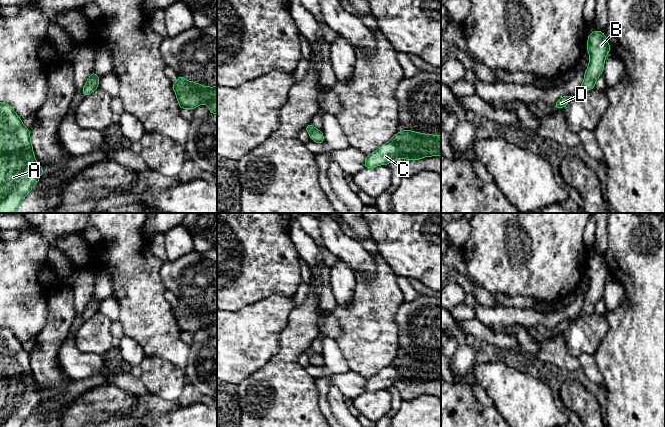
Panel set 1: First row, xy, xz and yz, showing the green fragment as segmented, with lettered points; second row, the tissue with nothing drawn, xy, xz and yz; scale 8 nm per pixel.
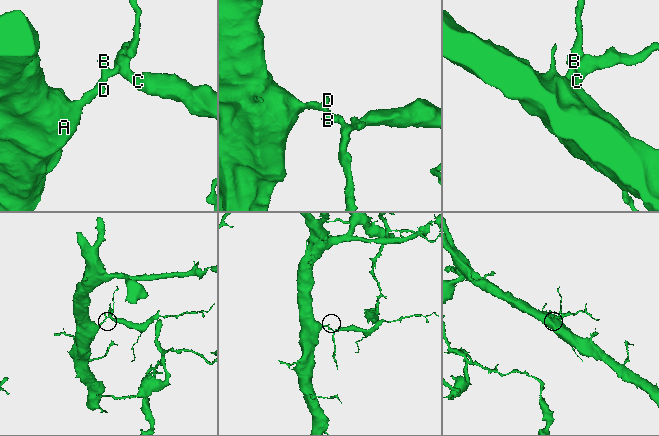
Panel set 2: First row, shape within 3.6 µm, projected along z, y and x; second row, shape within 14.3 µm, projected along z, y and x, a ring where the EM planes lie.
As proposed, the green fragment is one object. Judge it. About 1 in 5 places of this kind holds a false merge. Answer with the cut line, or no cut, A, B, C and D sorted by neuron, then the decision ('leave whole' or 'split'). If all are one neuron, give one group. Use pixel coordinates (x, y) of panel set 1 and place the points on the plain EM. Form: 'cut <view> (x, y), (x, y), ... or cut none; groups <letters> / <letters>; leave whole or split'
cut none; groups A B C D; leave whole

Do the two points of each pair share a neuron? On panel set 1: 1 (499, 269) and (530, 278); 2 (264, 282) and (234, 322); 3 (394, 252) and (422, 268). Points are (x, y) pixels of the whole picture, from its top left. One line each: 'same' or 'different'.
1: same
2: different
3: same

